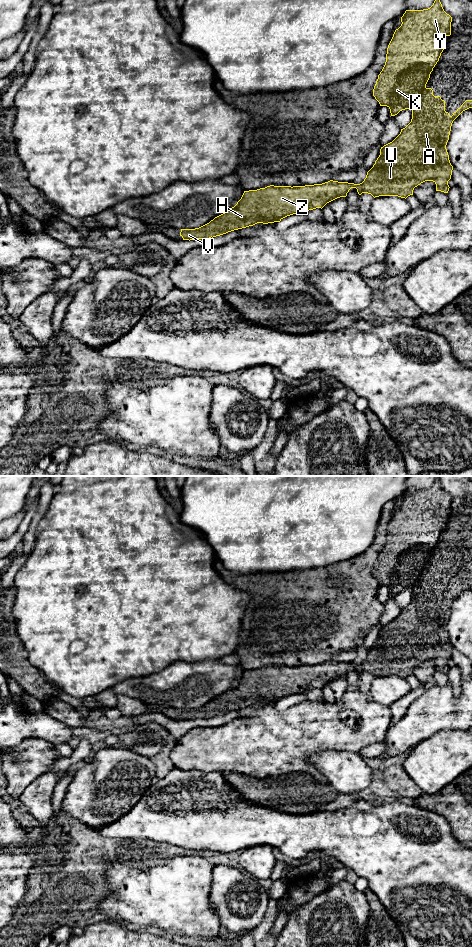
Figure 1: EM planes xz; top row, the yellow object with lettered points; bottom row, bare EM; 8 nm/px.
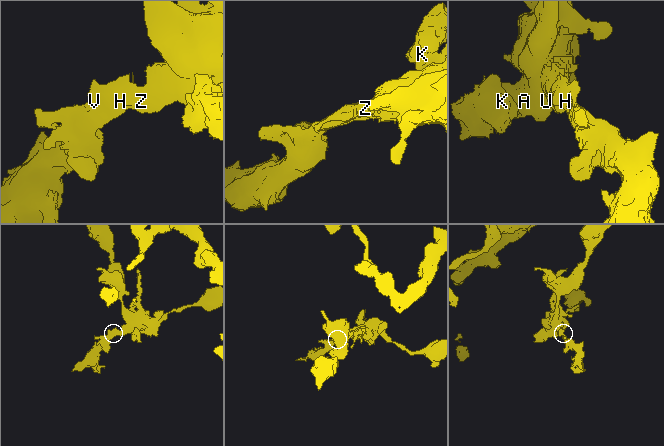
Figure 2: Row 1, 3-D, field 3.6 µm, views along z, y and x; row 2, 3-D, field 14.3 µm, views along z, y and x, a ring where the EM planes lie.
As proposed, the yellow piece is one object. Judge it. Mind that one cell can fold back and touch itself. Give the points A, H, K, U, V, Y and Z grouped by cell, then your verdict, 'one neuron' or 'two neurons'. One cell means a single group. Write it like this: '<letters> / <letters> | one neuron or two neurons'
A H K U V Y Z | one neuron

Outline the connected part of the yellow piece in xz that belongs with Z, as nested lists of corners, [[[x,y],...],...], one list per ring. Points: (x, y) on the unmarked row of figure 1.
[[[437,477],[433,485],[423,490],[406,490],[401,497],[401,506],[395,510],[393,517],[388,525],[385,545],[378,555],[378,559],[373,569],[373,576],[380,586],[387,586],[391,596],[397,595],[405,589],[412,589],[411,602],[403,609],[400,614],[390,623],[380,629],[380,635],[373,647],[367,652],[366,658],[360,664],[338,662],[330,660],[322,664],[305,666],[274,666],[270,665],[257,670],[244,671],[237,684],[227,692],[215,697],[209,703],[195,709],[181,709],[180,716],[183,720],[209,719],[226,714],[228,712],[253,706],[257,703],[280,702],[283,698],[293,694],[303,694],[309,690],[323,688],[327,683],[346,677],[351,668],[356,668],[359,675],[362,673],[371,674],[374,678],[379,676],[398,676],[407,678],[413,675],[415,667],[425,661],[433,661],[436,664],[436,671],[448,673],[448,661],[451,659],[453,646],[450,643],[446,629],[453,601],[465,590],[472,588],[472,580],[466,580],[452,596],[445,591],[445,581],[440,576],[434,576],[433,570],[427,568],[426,564],[430,558],[433,548],[439,541],[441,533],[446,525],[443,523],[446,516],[451,515],[452,497],[447,494]]]

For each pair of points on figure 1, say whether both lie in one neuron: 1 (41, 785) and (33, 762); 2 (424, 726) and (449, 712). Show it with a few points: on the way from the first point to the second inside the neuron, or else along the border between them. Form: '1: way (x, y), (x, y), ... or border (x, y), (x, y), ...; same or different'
1: border (55, 761), (50, 770), (39, 775), (21, 793); different
2: way (430, 720), (438, 712), (443, 712); same

